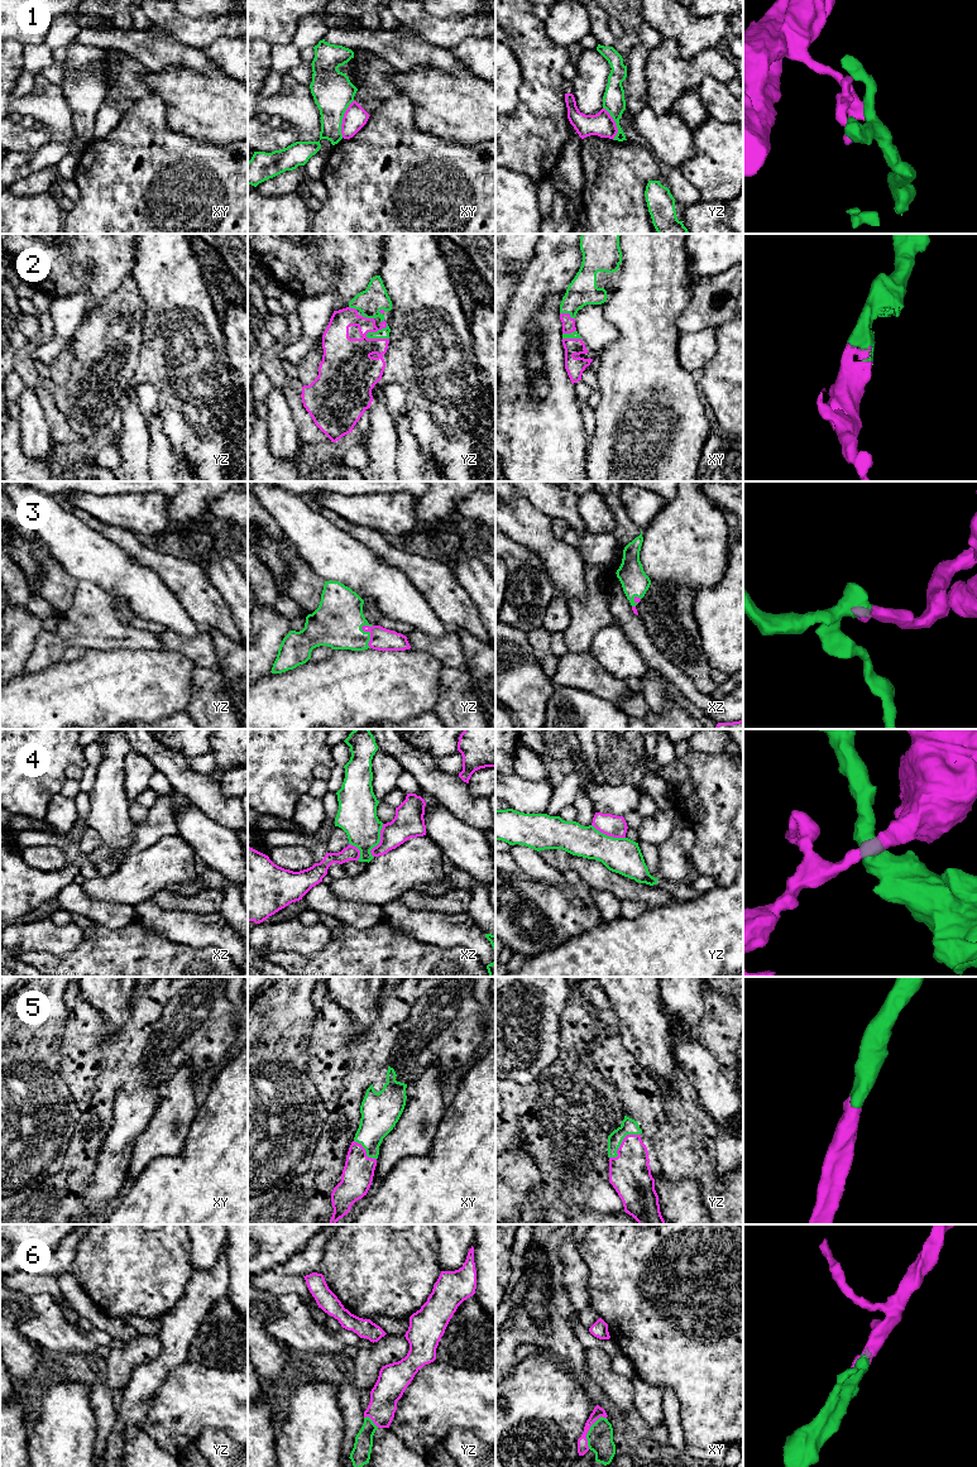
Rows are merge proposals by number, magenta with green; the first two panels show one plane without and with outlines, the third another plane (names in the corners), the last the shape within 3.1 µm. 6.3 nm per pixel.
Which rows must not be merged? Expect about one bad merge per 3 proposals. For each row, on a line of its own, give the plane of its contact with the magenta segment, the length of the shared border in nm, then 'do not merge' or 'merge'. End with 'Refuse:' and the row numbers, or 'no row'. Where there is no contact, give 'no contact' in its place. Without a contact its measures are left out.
1: contact in xy; length 260 nm; do not merge
2: contact in yz; length 170 nm; merge
3: contact in yz; length 160 nm; merge
4: contact in xz; length 220 nm; do not merge
5: contact in yz; length 260 nm; merge
6: contact in xy; length 240 nm; merge
Refuse: 1, 4

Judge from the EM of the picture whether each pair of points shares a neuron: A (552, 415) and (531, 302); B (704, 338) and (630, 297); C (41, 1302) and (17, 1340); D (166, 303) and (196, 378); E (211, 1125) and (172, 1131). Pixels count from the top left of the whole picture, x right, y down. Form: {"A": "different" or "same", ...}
{"A": "same", "B": "different", "C": "different", "D": "same", "E": "different"}

